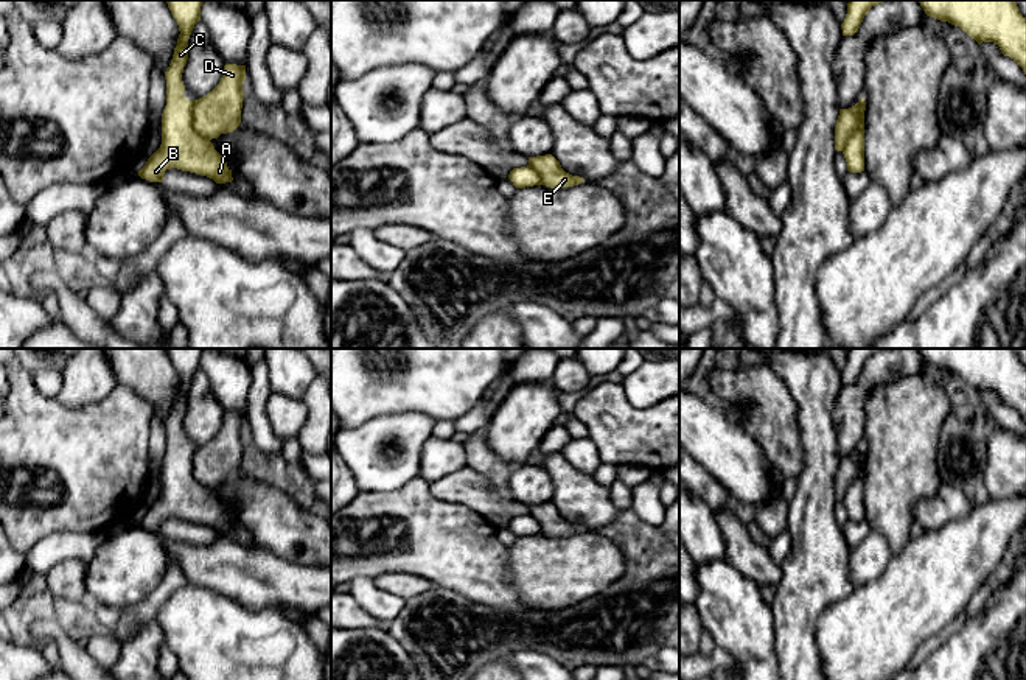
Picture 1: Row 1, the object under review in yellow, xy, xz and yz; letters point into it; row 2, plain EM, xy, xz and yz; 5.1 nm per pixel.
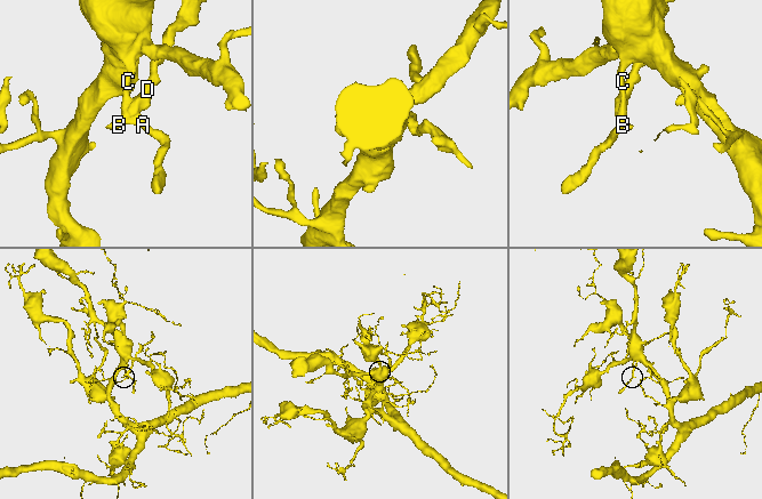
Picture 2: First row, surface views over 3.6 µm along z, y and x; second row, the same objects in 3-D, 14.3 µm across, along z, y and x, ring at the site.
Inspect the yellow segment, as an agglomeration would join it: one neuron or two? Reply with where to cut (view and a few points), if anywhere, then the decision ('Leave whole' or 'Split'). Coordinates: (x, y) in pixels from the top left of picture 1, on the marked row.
Split along yz (863, 105), (855, 106), (858, 126), (841, 150). Split

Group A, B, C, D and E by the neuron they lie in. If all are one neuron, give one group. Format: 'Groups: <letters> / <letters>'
Groups: A B C / D E

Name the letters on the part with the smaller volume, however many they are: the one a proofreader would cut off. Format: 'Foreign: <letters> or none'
Foreign: D, E

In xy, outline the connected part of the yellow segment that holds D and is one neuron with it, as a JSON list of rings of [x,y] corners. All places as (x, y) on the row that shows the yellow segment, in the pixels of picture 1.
[[[225,64],[219,84],[199,100],[194,100],[193,126],[205,140],[233,132],[241,123],[243,84],[246,65]]]

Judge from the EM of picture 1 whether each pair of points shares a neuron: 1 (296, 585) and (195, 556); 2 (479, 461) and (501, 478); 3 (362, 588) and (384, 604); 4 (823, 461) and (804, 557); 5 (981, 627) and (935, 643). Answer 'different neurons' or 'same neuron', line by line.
1: same neuron
2: same neuron
3: same neuron
4: same neuron
5: different neurons

